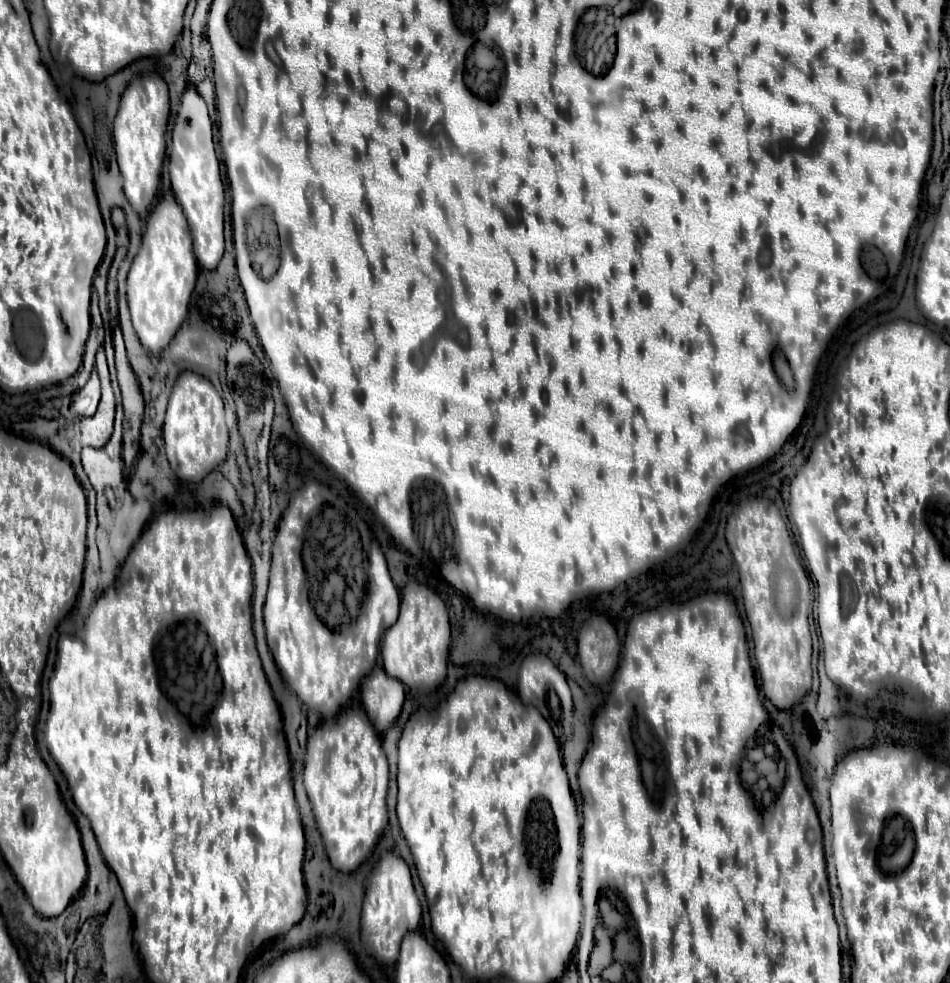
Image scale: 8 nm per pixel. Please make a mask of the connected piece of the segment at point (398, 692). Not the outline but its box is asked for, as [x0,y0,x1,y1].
[362,664,404,734]

